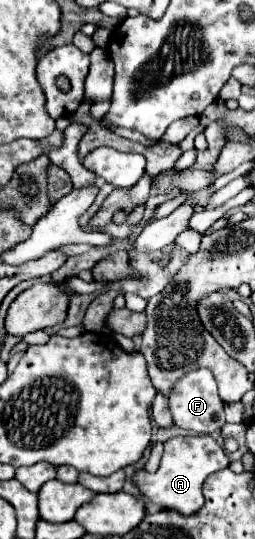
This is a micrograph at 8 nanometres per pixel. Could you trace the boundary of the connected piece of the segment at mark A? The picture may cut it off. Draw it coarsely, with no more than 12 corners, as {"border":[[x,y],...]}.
{"border":[[173,436],[159,470],[133,482],[163,510],[203,506],[205,478],[229,466],[211,436]]}

